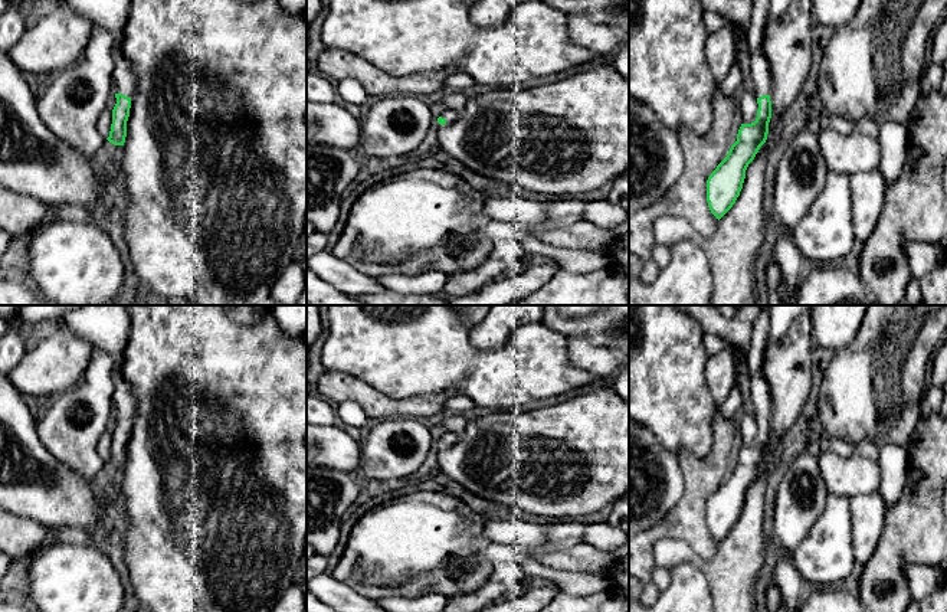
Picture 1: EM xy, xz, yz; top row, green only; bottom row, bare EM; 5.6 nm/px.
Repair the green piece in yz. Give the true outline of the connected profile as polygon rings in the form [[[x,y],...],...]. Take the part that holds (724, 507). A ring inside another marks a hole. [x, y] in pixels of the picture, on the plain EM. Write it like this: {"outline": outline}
{"outline": [[[763,305],[753,324],[750,348],[747,351],[750,393],[758,426],[757,441],[751,446],[741,446],[737,464],[707,503],[708,530],[718,543],[733,530],[740,518],[746,492],[766,465],[769,456],[771,397],[761,373],[764,351],[770,341],[769,331],[769,305]]]}

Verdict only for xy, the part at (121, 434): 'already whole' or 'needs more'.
needs more

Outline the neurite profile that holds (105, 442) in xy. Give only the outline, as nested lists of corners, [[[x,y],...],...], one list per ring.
[[[105,432],[96,445],[96,452],[105,462],[109,459],[111,446],[112,446],[112,433]]]

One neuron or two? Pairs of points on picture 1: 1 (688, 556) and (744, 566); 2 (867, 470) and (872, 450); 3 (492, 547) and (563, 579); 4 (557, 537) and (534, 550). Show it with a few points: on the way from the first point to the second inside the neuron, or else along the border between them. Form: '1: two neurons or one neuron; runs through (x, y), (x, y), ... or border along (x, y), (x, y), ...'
1: one neuron; runs through (703, 565), (730, 566)
2: two neurons; border along (857, 451), (877, 462)
3: one neuron; runs through (510, 553), (546, 572)
4: one neuron; runs through (551, 542), (540, 549)

